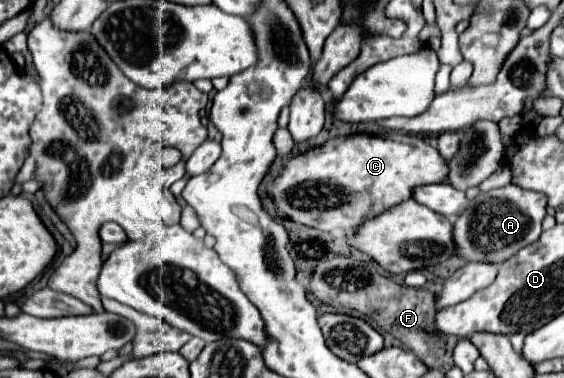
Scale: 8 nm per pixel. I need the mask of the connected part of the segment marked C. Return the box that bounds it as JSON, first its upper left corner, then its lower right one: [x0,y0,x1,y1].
[271,131,447,233]

